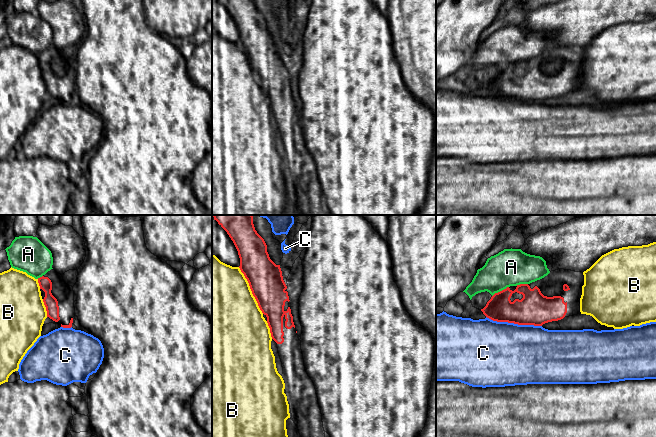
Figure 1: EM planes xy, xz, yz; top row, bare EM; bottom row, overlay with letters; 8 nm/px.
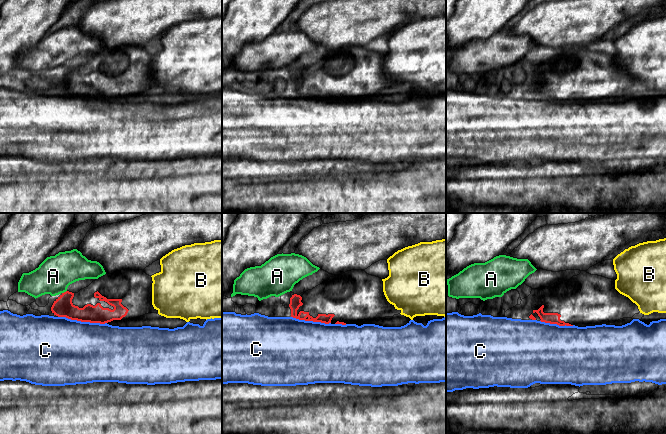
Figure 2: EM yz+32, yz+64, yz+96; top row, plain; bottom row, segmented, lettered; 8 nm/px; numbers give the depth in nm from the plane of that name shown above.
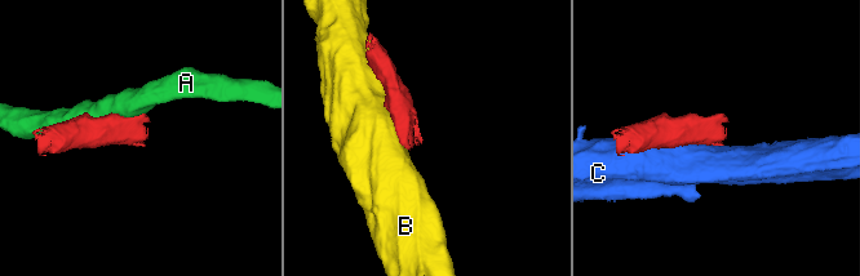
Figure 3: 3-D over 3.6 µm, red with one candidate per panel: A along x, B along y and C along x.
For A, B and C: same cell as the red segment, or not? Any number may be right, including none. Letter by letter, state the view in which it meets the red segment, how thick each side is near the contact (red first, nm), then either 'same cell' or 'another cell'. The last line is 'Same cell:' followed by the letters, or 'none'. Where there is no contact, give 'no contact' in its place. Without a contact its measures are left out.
A: yz | 220/300 nm | another cell
B: xz | 280/500 nm | another cell
C: yz | 260/500 nm | another cell
Same cell: none

